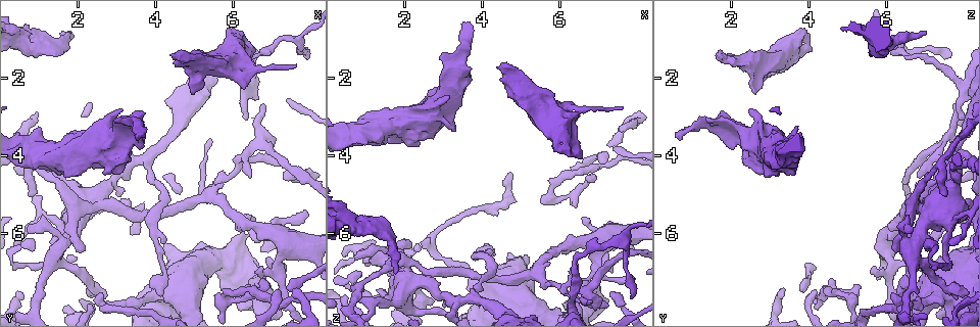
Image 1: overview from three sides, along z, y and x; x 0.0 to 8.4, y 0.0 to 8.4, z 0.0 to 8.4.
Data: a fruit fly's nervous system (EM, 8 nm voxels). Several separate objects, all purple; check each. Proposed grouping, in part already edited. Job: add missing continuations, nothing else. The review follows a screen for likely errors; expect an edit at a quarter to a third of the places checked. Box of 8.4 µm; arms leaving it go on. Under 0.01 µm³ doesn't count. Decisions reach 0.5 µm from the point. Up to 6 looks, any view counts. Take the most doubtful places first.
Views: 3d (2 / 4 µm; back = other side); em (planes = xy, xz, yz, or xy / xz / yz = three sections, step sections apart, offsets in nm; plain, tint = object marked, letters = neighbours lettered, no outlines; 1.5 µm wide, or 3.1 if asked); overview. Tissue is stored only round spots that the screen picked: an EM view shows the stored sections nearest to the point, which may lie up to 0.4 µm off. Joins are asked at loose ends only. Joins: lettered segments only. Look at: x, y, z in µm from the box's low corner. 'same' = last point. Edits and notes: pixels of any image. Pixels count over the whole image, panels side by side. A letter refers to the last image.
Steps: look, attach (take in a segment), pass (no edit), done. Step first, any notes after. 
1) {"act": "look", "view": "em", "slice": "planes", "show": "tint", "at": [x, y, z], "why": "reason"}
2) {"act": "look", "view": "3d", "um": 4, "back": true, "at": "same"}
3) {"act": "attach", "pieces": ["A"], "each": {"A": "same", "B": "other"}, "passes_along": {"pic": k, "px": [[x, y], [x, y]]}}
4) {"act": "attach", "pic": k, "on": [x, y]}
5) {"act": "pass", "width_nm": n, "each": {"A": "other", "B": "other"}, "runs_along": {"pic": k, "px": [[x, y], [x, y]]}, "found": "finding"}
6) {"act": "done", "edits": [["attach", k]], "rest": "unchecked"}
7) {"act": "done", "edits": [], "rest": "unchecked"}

{"act": "look", "view": "3d", "um": 2, "at": [1.80, 0.85, 7.00], "why": "branch stops here"}

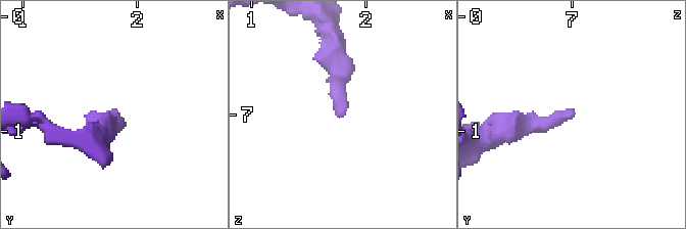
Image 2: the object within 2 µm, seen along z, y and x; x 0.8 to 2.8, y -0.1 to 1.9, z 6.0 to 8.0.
{"act": "look", "view": "em", "slice": "planes", "show": "tint", "at": [1.80, 0.84, 6.98]}

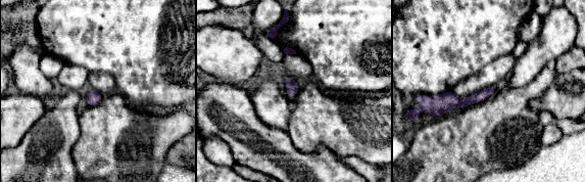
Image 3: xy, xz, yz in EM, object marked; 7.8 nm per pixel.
{"act": "look", "view": "em", "slice": "planes", "show": "letters", "at": "same"}

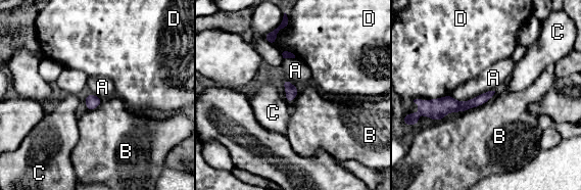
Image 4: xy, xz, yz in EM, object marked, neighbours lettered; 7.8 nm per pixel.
{"act": "pass", "each": {"A": "other", "B": "other", "C": "other", "D": "other"}, "border": {"pic": 4, "px": [[495, 91], [488, 100], [462, 113]]}, "found": "no lettered segment goes on from it"}

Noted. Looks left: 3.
{"act": "look", "view": "3d", "um": 2, "at": [4.40, 1.45, 1.70]}

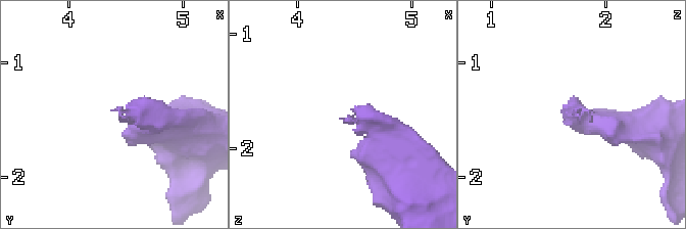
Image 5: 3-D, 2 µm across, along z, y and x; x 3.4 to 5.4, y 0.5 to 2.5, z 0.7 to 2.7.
{"act": "look", "view": "em", "slice": "planes", "show": "letters", "at": [4.38, 1.42, 1.74], "why": "now the EM"}

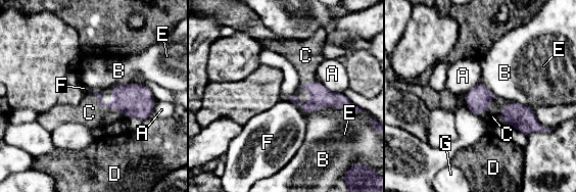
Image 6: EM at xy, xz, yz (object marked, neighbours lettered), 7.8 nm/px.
{"act": "attach", "pieces": ["C"], "each": {"A": "other", "B": "other", "C": "same", "D": "other", "E": "other", "F": "other", "G": "other"}, "passes_along": {"pic": 6, "px": [[135, 100], [109, 107], [89, 112]]}, "found": "the neuron continues"}

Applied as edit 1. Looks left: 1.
{"act": "done", "edits": [["attach", 6]], "rest": "unchecked"}

